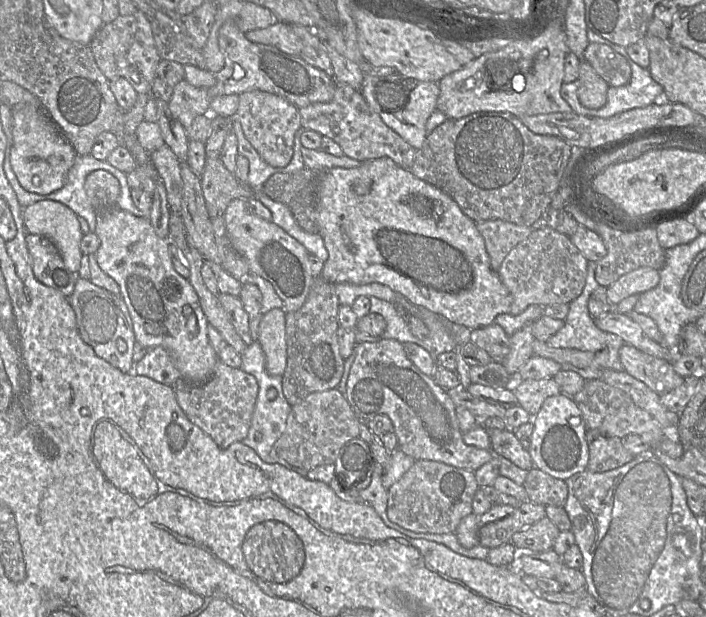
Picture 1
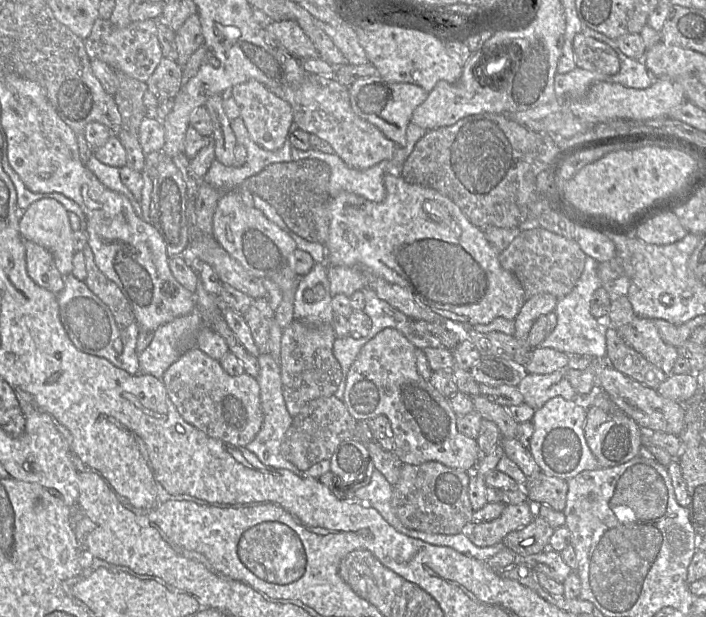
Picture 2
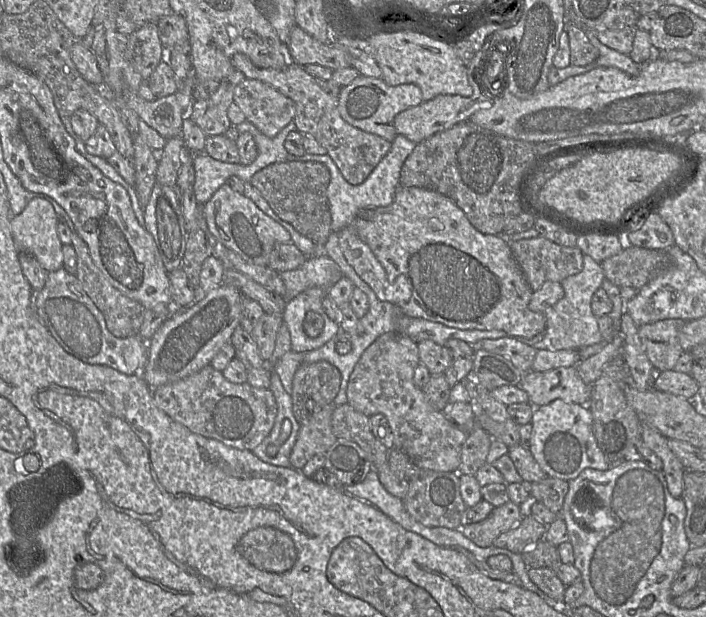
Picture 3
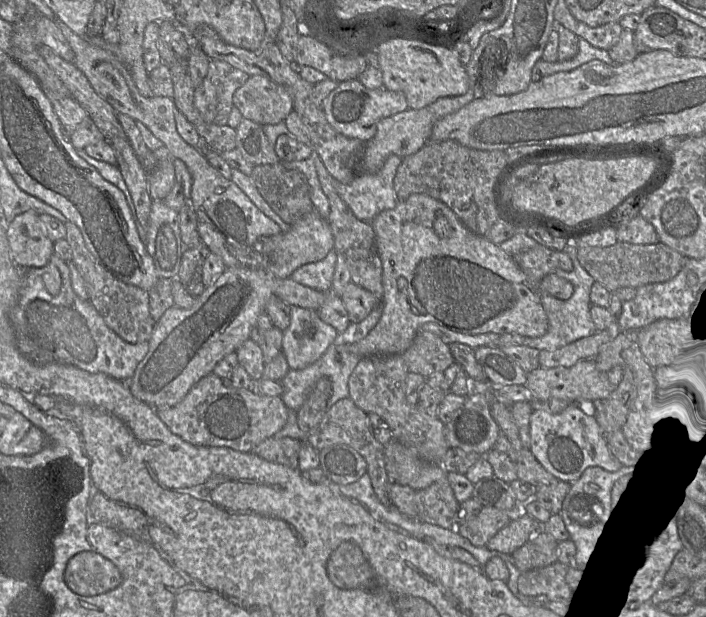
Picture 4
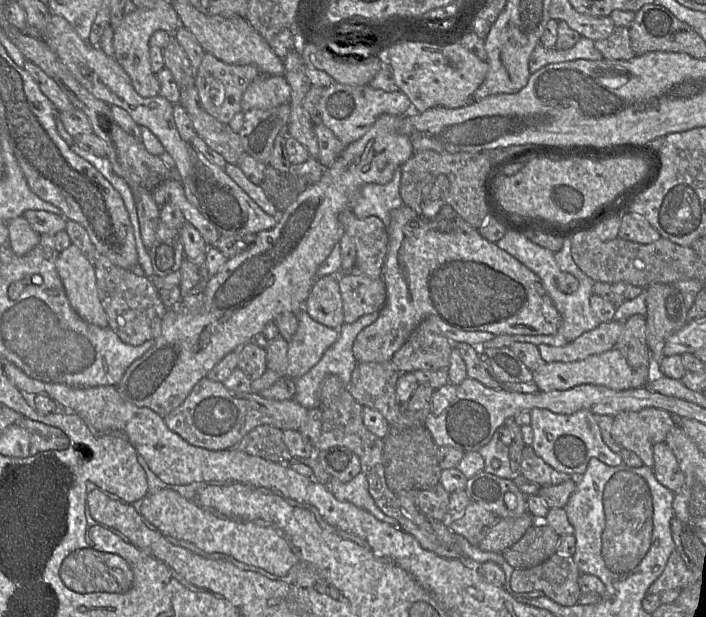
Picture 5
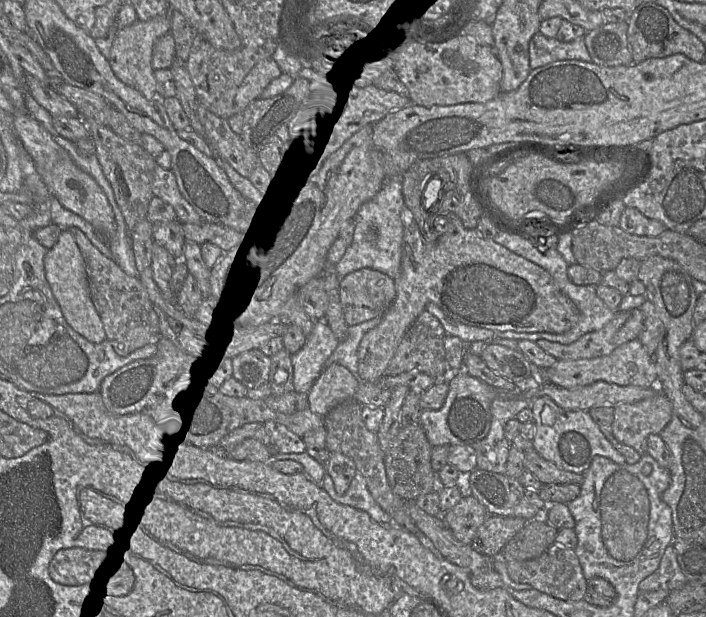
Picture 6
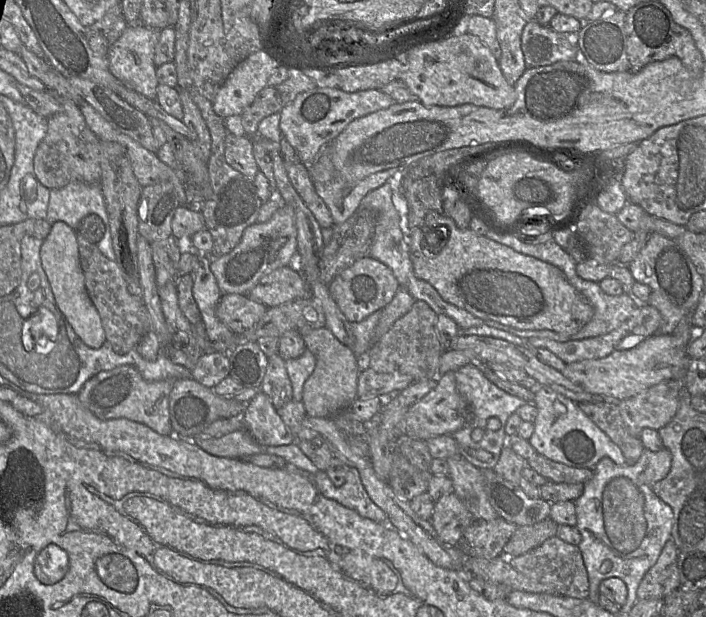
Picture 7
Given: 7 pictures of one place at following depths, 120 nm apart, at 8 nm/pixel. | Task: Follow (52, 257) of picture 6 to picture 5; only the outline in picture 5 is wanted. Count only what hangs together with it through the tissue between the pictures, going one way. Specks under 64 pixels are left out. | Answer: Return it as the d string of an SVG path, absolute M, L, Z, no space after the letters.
M74 244L59 253L56 269L73 310L90 324L108 327L107 315L98 297L94 269Z

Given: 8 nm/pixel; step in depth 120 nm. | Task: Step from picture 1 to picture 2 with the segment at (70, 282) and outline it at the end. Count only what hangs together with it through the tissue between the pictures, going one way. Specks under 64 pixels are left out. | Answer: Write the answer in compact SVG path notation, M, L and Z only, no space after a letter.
M25 240L26 267L29 277L40 287L58 294L64 288L64 278L57 269L52 254L44 247Z

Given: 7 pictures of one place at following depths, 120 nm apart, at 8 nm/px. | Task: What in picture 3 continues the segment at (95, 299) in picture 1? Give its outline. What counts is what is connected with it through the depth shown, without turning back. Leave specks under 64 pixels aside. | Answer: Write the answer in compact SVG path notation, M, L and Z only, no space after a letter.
M64 267L48 273L43 289L34 294L34 306L39 321L63 349L74 357L87 364L109 366L126 375L141 375L148 359L147 342L139 335L115 337L81 282Z

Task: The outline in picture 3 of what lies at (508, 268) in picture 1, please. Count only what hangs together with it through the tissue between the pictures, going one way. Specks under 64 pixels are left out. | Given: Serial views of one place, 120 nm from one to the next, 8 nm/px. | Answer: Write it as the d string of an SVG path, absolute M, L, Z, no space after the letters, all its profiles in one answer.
M542 236L511 241L509 246L533 292L547 281L561 283L565 278L578 274L583 269L583 253L578 247L561 246Z

